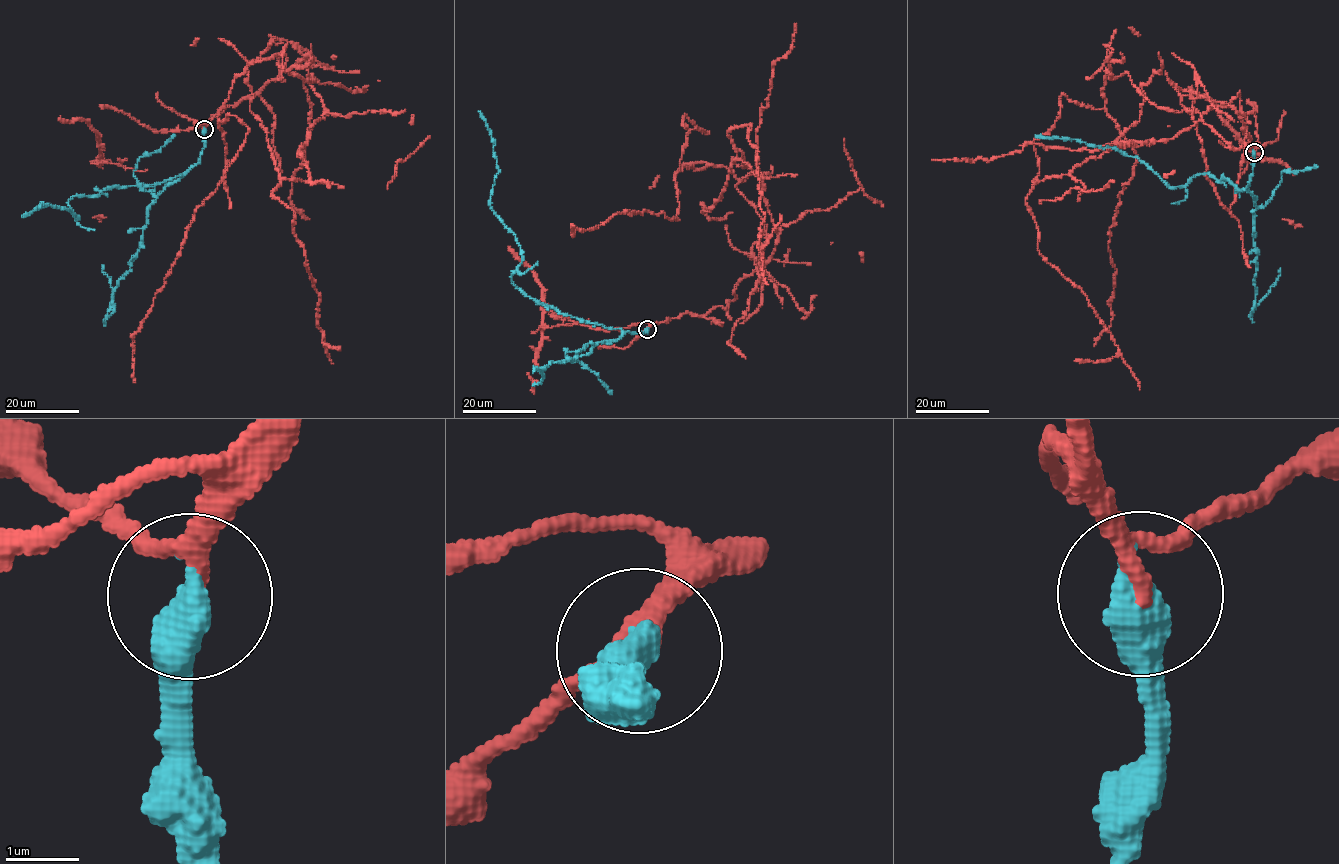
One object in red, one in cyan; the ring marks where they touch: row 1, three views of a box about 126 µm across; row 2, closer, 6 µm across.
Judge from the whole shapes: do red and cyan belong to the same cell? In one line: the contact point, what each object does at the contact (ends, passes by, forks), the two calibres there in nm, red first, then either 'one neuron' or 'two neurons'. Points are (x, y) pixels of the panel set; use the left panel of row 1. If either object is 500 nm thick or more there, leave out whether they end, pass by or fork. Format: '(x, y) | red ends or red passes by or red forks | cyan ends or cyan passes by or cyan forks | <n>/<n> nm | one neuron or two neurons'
(204, 129) | 190/550 nm | one neuron

